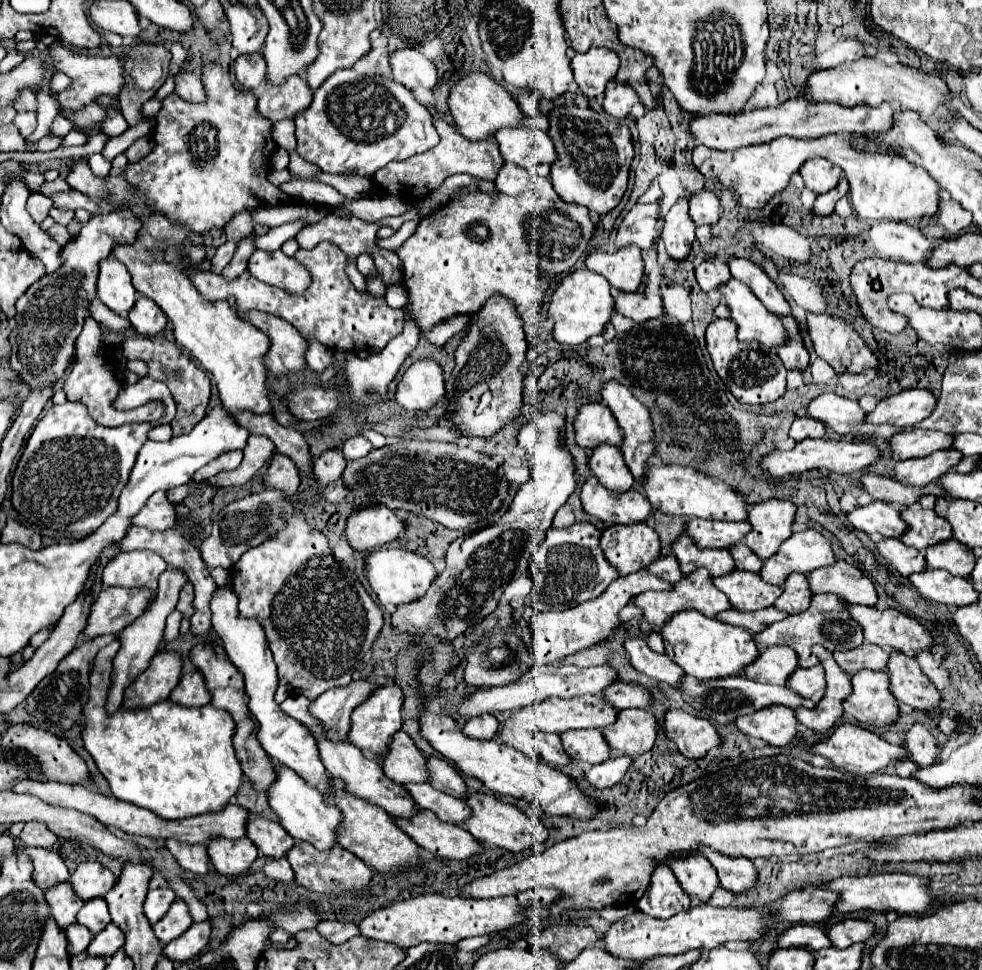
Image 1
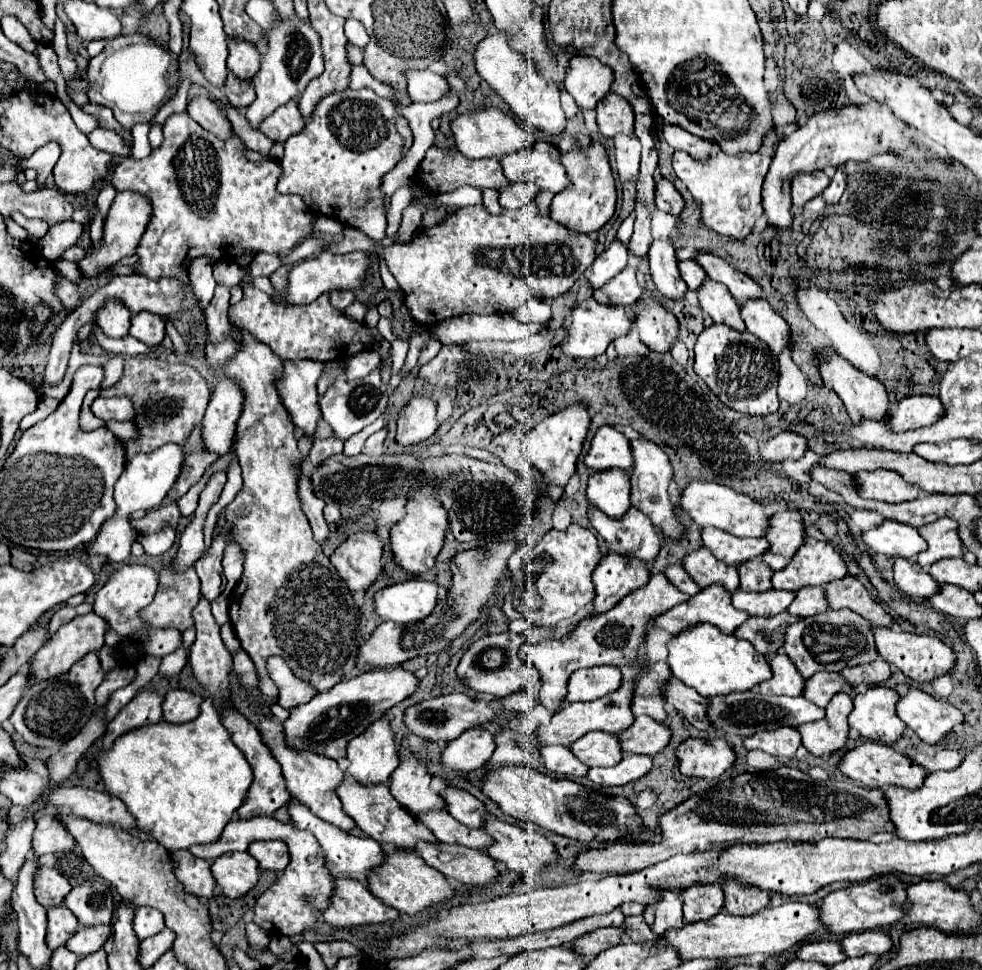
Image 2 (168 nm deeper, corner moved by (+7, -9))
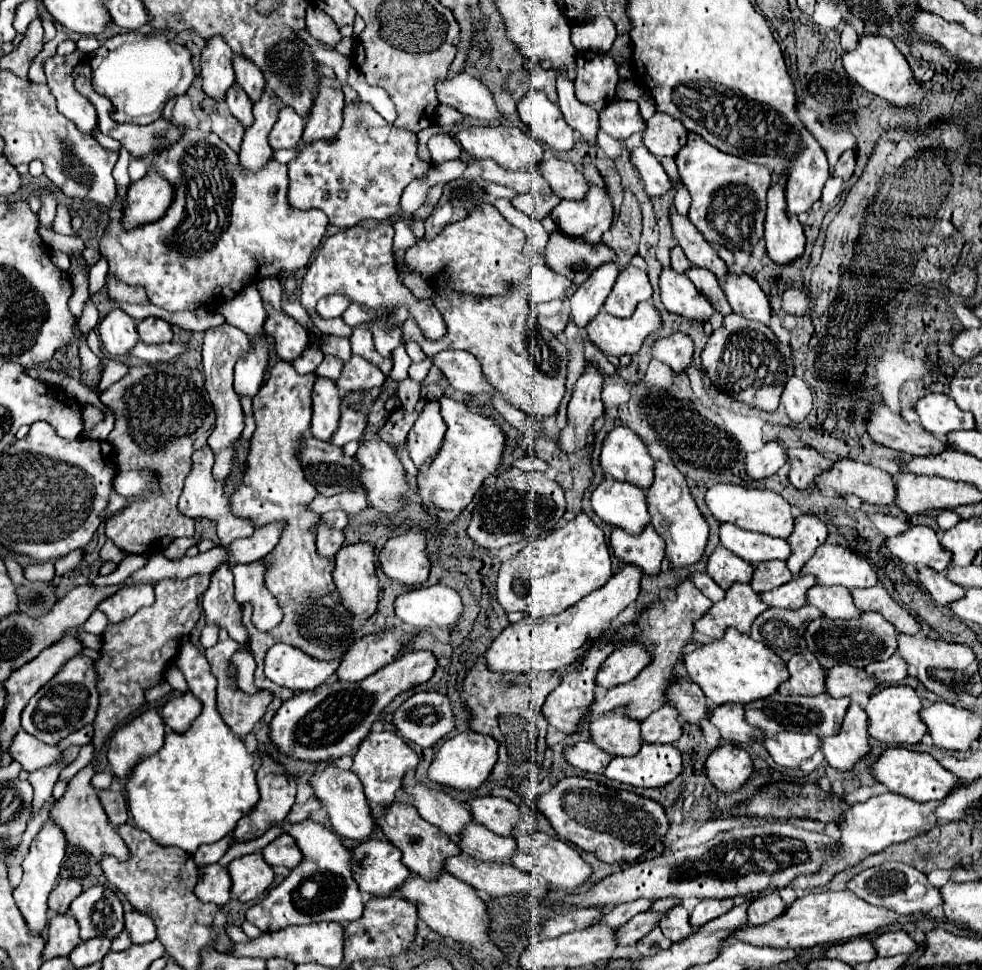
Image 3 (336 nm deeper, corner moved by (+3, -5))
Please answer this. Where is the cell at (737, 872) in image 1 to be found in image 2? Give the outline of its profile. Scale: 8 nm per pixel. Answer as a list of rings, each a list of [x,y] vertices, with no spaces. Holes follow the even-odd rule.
[[[726,884],[724,908],[732,916],[752,916],[770,904],[768,892],[750,892],[750,888],[738,888],[738,884]]]

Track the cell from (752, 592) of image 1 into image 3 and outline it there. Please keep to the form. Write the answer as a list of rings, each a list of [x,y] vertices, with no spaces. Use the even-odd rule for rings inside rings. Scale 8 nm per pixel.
[[[802,576],[802,578],[794,578],[784,586],[778,586],[770,592],[762,592],[760,600],[768,606],[774,608],[800,608],[806,604],[806,590],[812,588],[816,584],[814,576]]]

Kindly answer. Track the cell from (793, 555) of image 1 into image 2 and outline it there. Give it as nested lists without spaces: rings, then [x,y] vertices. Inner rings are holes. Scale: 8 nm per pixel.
[[[808,540],[782,572],[774,572],[774,588],[796,592],[804,586],[826,586],[844,576],[848,568],[842,556],[828,542]]]

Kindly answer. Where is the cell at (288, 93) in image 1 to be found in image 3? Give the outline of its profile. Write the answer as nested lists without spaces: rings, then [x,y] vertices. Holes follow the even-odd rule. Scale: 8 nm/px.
[[[282,108],[280,116],[268,136],[270,146],[274,150],[278,148],[296,148],[300,138],[302,138],[302,130],[304,130],[304,118],[298,116],[292,108]]]

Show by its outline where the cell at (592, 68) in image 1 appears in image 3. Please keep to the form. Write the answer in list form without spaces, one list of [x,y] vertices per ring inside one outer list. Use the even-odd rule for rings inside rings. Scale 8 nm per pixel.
[[[578,52],[576,56],[576,98],[590,106],[602,106],[616,98],[618,64],[602,52]]]

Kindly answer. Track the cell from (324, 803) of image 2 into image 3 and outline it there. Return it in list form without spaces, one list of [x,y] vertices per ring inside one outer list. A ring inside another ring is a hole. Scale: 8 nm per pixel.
[[[330,764],[326,770],[316,770],[308,778],[308,784],[314,788],[314,796],[320,800],[322,808],[328,812],[330,824],[338,836],[352,840],[352,842],[368,840],[368,836],[374,830],[374,818],[370,814],[370,806],[368,806],[368,800],[364,796],[362,784],[360,784],[358,776],[354,776],[354,772],[340,770],[338,766]]]

